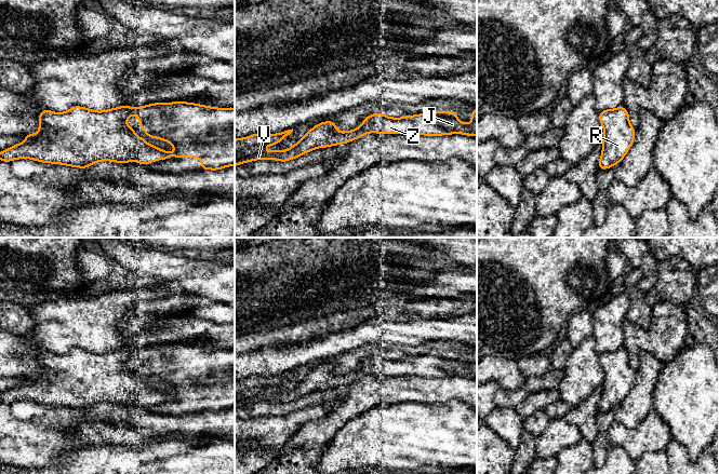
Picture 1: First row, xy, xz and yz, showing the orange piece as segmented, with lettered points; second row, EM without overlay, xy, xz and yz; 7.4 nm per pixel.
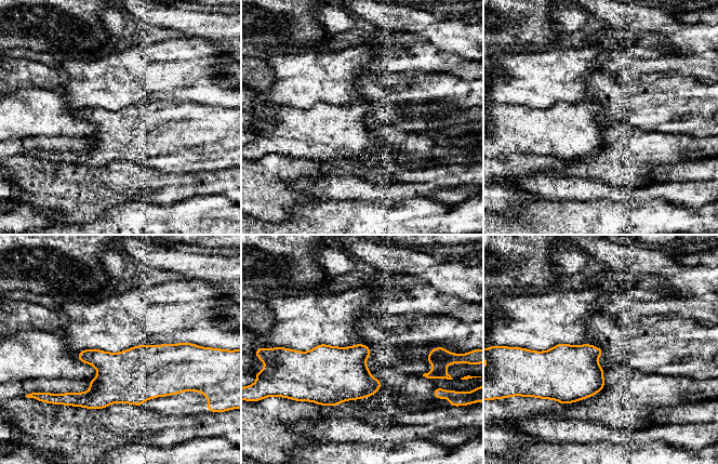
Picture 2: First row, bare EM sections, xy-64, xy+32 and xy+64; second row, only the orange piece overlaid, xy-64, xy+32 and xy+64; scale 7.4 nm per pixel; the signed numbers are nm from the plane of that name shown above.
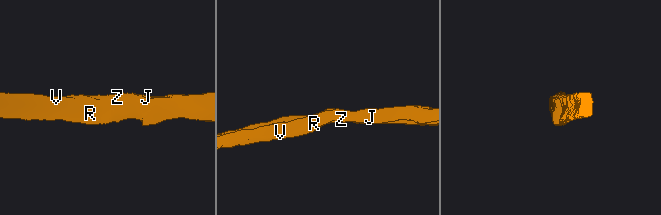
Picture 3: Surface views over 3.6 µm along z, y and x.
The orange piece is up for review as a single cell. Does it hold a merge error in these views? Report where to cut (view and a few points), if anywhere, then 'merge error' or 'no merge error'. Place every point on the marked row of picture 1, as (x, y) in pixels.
no cut; no merge error

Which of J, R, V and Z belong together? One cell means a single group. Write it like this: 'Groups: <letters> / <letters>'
Groups: J R V Z

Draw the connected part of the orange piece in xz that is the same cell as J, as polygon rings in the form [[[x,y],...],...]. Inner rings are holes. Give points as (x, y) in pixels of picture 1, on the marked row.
[[[477,108],[471,111],[470,124],[461,122],[456,117],[457,113],[452,110],[444,112],[429,110],[422,114],[405,116],[402,118],[390,118],[381,112],[375,112],[364,118],[362,124],[357,128],[342,133],[336,131],[336,123],[331,120],[315,125],[294,146],[283,151],[264,152],[263,149],[267,145],[277,145],[280,143],[293,132],[293,128],[269,135],[253,134],[244,138],[235,139],[235,166],[257,160],[287,162],[317,148],[344,145],[368,133],[385,135],[420,134],[424,136],[450,134],[477,135]],[[253,147],[259,147],[261,150],[256,153],[244,153],[240,158],[236,157],[238,152]]]

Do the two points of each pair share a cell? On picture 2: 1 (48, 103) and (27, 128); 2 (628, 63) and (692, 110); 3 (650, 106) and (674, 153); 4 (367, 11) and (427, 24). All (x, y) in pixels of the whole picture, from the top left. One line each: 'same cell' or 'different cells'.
1: same cell
2: different cells
3: different cells
4: same cell

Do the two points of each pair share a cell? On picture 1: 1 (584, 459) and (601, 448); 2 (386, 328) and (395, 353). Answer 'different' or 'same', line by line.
1: different
2: different

